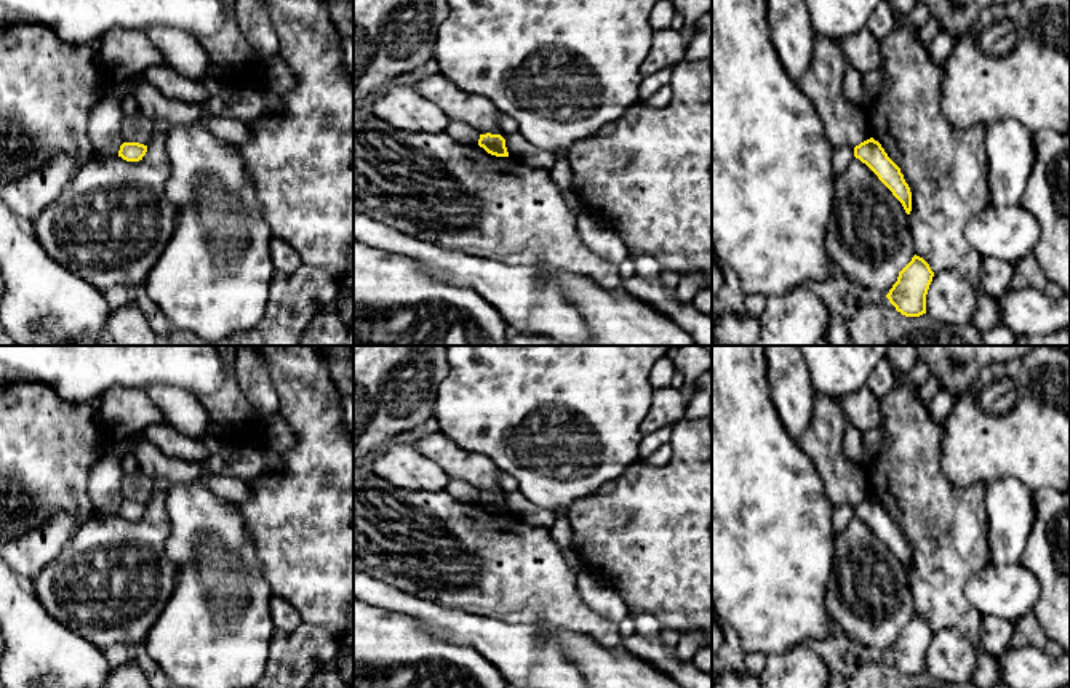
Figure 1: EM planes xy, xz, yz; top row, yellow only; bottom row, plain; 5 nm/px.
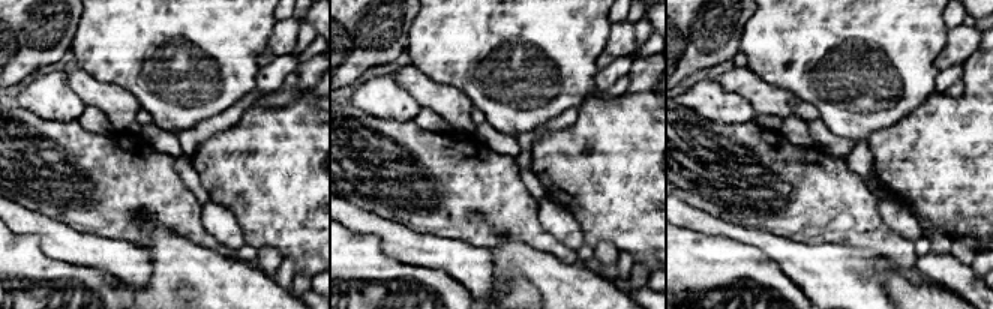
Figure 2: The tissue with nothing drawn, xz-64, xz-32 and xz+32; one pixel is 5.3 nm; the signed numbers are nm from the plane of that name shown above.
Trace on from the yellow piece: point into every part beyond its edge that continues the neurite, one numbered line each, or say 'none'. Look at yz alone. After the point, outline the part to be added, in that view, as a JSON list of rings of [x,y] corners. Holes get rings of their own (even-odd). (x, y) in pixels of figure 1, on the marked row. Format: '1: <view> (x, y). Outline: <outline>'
none

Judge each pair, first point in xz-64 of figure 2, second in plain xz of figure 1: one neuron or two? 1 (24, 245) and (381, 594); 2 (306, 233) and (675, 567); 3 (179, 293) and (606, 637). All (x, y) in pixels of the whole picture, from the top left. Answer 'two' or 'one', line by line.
1: two
2: one
3: two

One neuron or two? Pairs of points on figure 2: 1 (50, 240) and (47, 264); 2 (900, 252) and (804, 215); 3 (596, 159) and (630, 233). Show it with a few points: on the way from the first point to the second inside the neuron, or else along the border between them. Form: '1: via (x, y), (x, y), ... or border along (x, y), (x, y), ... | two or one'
1: border along (21, 234), (33, 234), (45, 254), (83, 266) | two
2: via (876, 234), (851, 215), (828, 215) | one
3: via (614, 177), (630, 194), (630, 215) | one

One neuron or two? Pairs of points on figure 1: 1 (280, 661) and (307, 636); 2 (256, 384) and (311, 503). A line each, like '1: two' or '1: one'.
1: one
2: two

